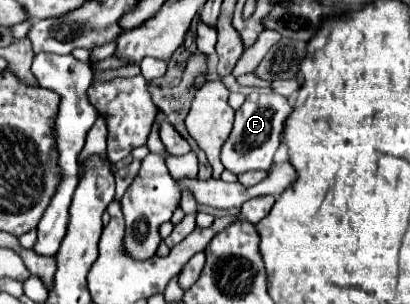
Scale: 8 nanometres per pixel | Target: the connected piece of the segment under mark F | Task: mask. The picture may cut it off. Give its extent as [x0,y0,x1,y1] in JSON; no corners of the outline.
[221,93,293,175]

